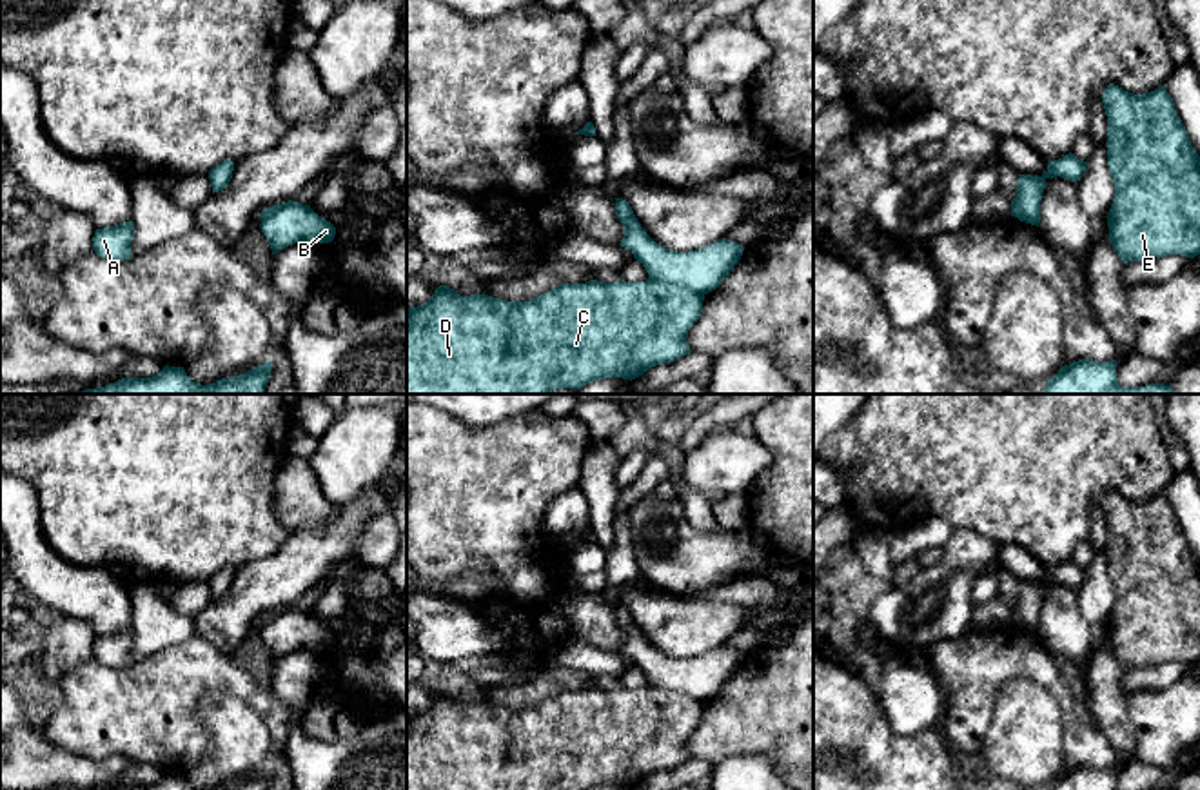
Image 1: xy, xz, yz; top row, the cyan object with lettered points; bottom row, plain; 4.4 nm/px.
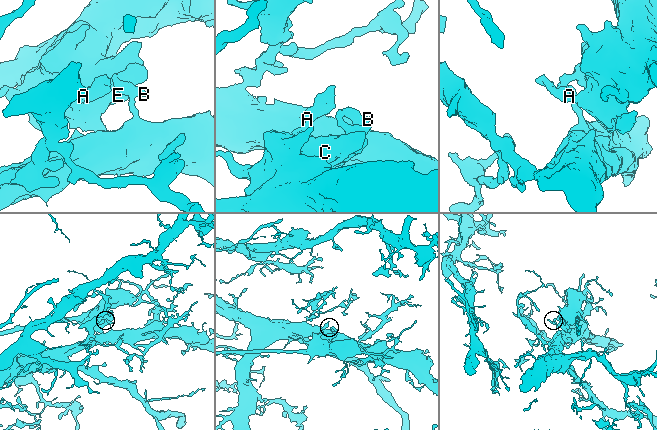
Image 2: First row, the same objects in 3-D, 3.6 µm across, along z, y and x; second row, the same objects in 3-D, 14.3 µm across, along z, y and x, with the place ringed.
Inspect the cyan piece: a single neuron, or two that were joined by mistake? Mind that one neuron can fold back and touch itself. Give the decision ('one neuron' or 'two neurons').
two neurons

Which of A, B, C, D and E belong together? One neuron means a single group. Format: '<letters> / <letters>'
A C D E / B

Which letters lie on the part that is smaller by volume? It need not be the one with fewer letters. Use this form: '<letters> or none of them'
A, C, D, E

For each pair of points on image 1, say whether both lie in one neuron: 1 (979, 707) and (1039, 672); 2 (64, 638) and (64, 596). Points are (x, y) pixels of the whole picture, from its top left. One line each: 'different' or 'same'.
1: same
2: different

